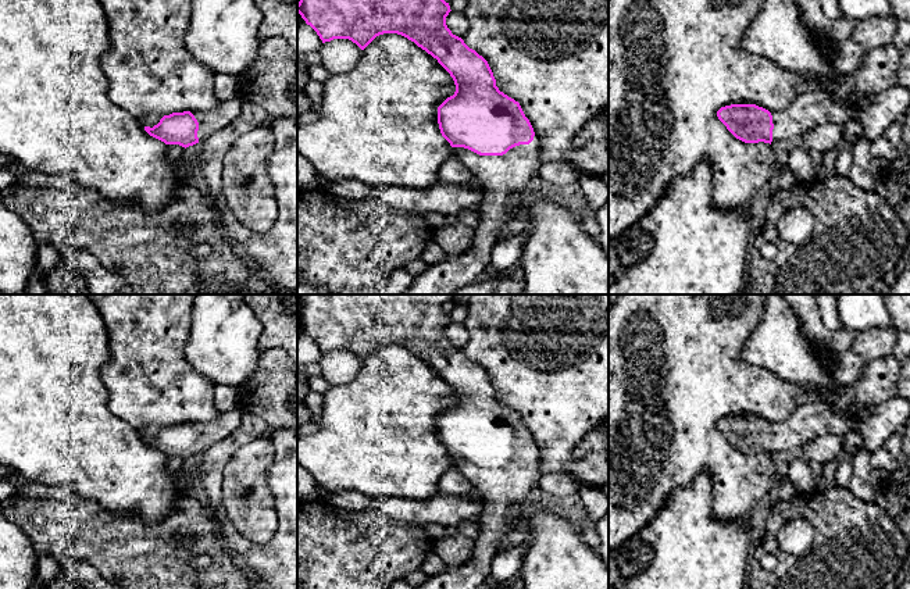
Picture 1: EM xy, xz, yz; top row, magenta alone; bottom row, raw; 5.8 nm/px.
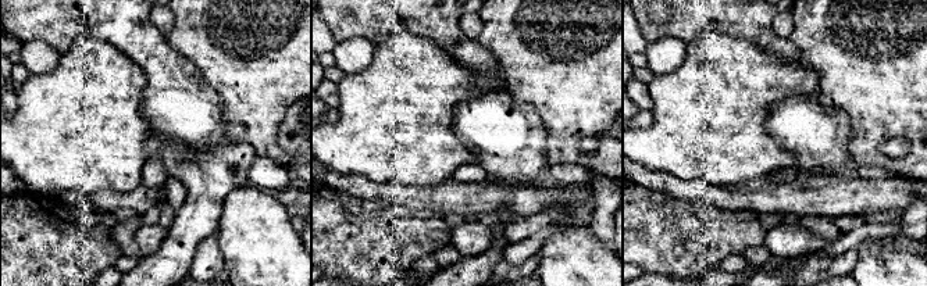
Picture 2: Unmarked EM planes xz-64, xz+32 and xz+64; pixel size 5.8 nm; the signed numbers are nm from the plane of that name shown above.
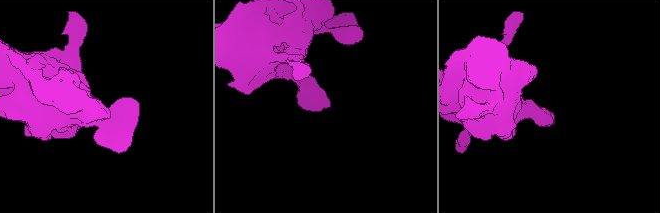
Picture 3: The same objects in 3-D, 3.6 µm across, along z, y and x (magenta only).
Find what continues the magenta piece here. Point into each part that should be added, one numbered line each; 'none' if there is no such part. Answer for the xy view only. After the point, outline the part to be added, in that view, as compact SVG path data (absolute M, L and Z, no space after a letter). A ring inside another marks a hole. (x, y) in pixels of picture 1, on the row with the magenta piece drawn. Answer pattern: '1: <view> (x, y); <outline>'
1: xy (211, 121); M235 96L229 100L221 100L218 106L208 111L192 111L199 122L197 138L204 143L214 133L231 124L240 113L242 97Z

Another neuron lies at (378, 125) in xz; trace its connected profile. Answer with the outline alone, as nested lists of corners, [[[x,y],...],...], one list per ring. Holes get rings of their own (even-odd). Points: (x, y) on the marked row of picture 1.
[[[379,35],[363,50],[350,72],[326,78],[317,121],[297,125],[297,153],[328,181],[425,189],[438,181],[442,164],[456,156],[438,124],[438,107],[454,92],[453,78],[436,58],[402,35]]]

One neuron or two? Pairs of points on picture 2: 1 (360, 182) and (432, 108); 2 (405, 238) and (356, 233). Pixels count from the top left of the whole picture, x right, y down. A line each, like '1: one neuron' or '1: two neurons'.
1: two neurons
2: one neuron

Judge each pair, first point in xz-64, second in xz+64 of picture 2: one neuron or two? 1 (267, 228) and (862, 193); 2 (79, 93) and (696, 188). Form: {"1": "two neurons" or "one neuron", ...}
{"1": "two neurons", "2": "two neurons"}

